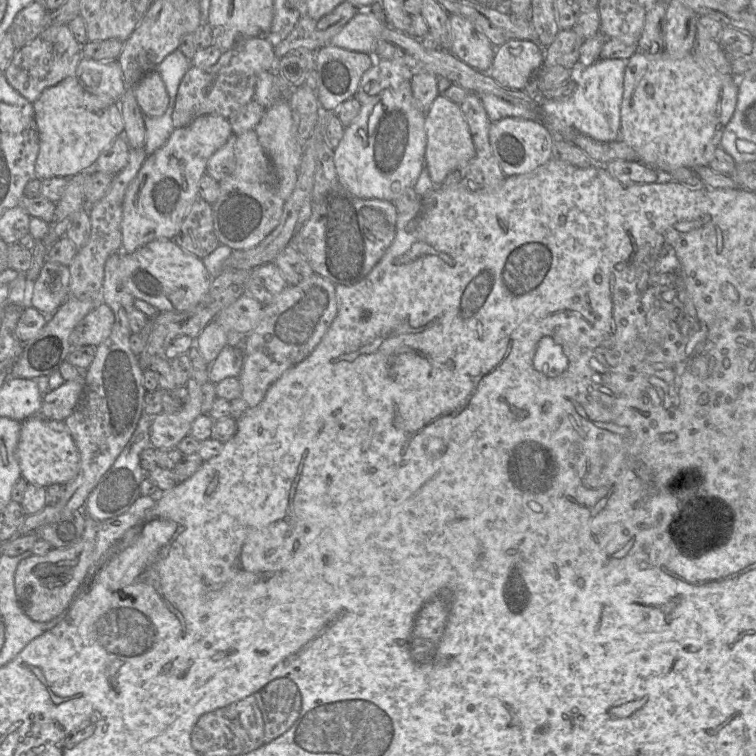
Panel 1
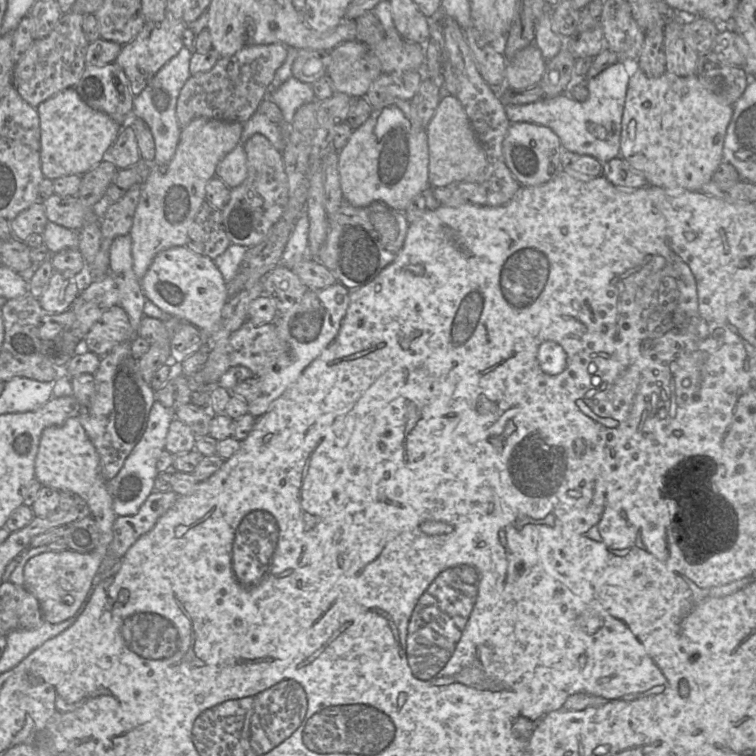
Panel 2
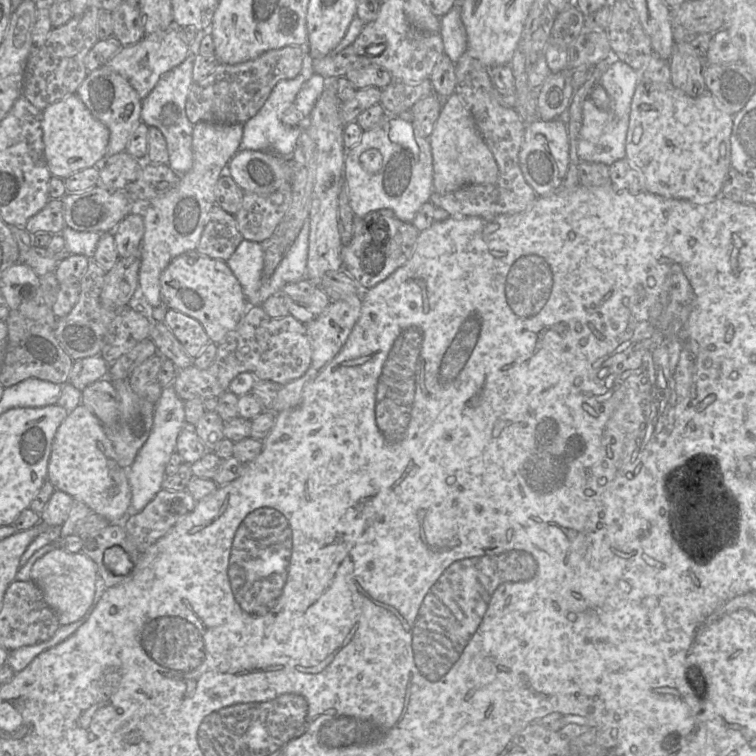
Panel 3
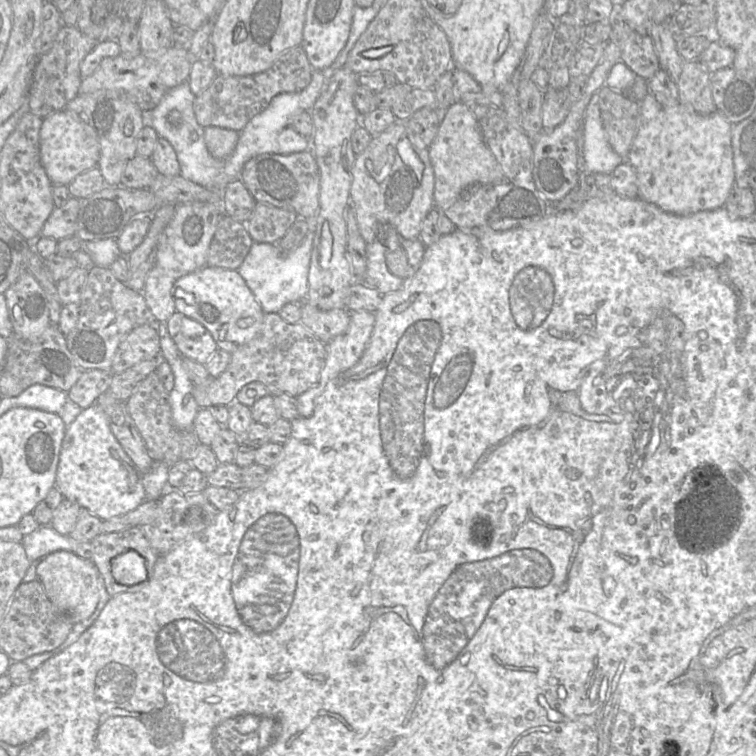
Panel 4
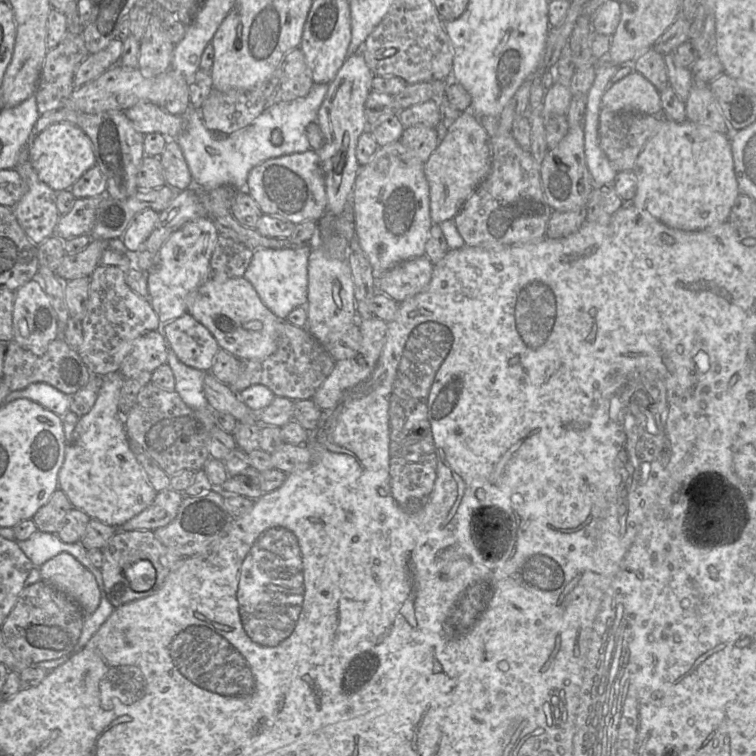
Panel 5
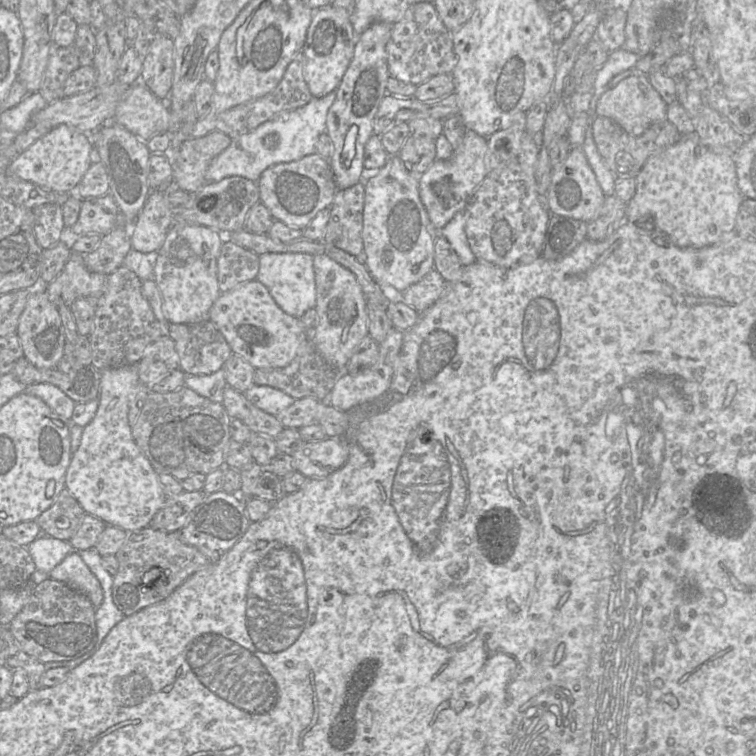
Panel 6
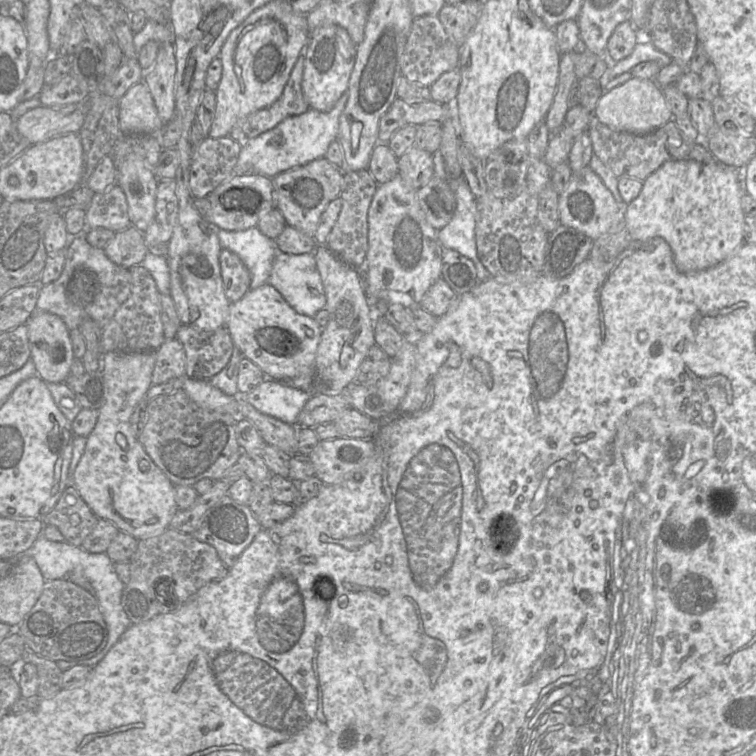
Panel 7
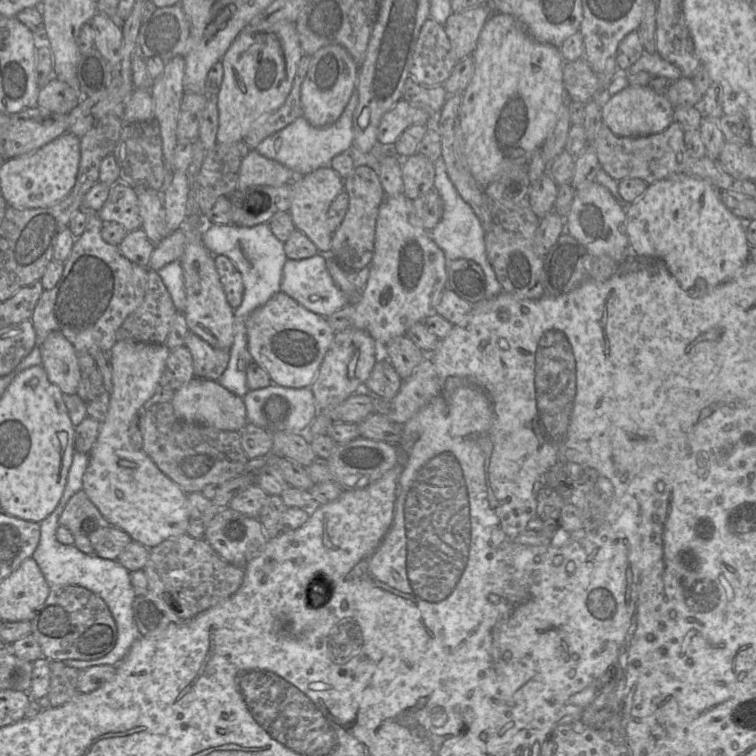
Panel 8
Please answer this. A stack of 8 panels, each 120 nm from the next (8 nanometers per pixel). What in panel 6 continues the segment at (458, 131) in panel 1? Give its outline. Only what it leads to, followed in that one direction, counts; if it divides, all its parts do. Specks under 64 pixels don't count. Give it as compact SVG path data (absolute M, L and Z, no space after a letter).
M466 129L462 143L447 160L435 159L419 178L419 196L430 222L439 231L459 211L464 211L475 190L487 175L487 138Z

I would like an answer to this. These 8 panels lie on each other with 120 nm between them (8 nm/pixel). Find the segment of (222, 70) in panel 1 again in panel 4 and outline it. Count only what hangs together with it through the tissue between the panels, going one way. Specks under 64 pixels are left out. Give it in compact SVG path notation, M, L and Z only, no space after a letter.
M301 45L281 54L272 67L264 72L248 76L217 74L211 84L195 97L196 120L202 127L215 126L240 132L278 94L296 93L305 89L311 82L312 74L313 68Z

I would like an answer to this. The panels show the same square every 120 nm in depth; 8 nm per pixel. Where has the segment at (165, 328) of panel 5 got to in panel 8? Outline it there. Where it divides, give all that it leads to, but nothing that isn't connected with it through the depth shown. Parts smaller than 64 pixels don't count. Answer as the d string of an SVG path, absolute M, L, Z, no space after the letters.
M189 331L184 346L192 355L195 378L218 380L230 360L230 350L216 349L199 336Z

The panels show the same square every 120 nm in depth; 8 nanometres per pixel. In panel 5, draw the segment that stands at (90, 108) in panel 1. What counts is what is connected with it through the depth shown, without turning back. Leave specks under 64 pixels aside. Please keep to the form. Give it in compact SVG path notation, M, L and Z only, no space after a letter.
M54 123L30 140L29 159L39 179L55 192L68 190L92 166L96 165L92 142L75 124Z

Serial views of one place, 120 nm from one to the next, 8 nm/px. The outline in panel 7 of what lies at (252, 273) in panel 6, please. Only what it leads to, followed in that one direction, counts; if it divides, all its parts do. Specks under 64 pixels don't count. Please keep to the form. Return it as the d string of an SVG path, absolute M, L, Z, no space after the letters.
M221 248L219 264L225 296L234 303L250 289L250 273L239 256L227 249Z

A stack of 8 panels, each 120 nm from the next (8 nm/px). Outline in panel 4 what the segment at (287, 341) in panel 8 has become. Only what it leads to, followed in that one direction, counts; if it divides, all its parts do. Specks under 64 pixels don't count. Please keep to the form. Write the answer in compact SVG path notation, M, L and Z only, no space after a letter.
M205 265L177 279L171 294L176 311L202 324L218 348L230 354L261 329L264 311L237 270Z

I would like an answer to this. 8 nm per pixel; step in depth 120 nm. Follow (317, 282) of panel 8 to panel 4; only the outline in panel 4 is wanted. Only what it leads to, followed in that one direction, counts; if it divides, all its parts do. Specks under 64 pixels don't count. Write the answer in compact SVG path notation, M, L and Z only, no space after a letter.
M314 218L314 220L309 222L309 231L301 244L287 254L282 252L277 244L258 242L252 244L237 272L244 279L264 313L278 313L287 303L303 302L306 300L308 293L308 273L315 230L316 223Z

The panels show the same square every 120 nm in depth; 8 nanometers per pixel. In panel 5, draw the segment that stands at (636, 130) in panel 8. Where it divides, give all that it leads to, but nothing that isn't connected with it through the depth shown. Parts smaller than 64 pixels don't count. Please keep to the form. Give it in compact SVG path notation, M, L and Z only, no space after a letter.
M633 71L605 90L601 105L612 112L661 115L659 91L642 74Z

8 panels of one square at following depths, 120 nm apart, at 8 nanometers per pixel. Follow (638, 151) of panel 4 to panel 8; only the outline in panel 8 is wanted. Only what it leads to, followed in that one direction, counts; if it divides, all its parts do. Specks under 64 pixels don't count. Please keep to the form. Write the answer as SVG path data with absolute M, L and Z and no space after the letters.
M686 175L648 185L644 194L626 209L630 251L638 258L661 261L691 297L708 294L750 261L745 224L721 202L718 189L705 180Z

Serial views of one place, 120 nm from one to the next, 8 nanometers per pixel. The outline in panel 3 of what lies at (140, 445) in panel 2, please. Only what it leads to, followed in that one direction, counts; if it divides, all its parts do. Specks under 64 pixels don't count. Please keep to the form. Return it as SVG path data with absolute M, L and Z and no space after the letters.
M172 386L162 389L161 396L154 408L153 426L150 435L139 450L132 465L127 470L131 489L131 512L140 512L161 490L165 478L165 468L171 455L176 452L179 433L186 426L184 401L175 393Z

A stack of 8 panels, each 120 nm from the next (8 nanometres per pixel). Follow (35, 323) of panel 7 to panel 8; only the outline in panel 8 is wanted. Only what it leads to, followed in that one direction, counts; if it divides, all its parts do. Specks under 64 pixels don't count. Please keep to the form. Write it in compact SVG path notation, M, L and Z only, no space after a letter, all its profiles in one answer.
M58 331L51 332L44 341L38 343L42 357L42 366L51 383L60 388L63 394L77 394L81 379L81 371L77 359L77 352L73 345Z

